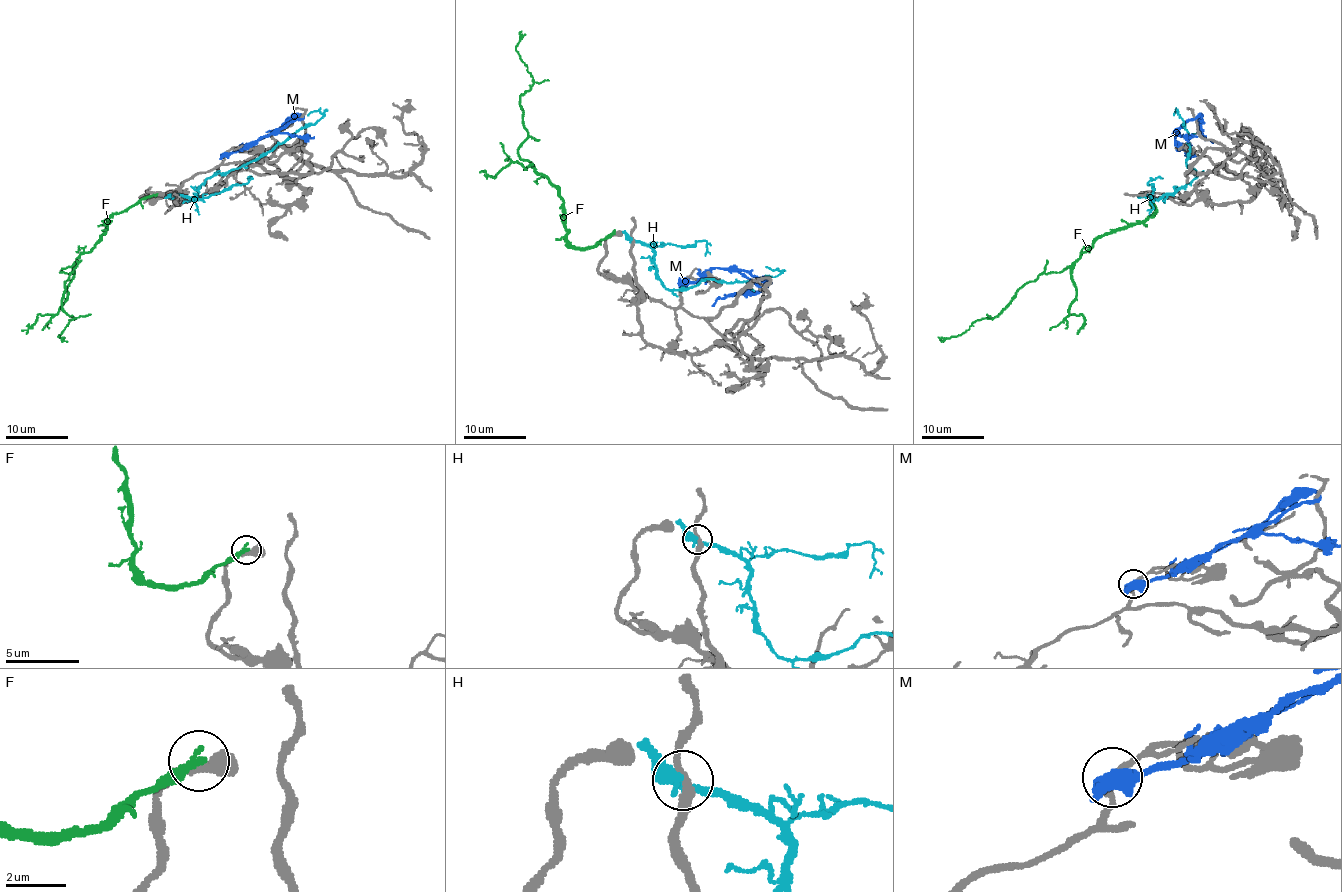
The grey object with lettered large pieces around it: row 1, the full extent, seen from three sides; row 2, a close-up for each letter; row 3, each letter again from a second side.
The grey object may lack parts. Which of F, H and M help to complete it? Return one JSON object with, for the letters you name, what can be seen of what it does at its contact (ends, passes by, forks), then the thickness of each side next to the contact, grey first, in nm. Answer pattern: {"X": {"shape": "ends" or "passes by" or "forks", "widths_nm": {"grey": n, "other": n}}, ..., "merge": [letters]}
{"merge": []}

